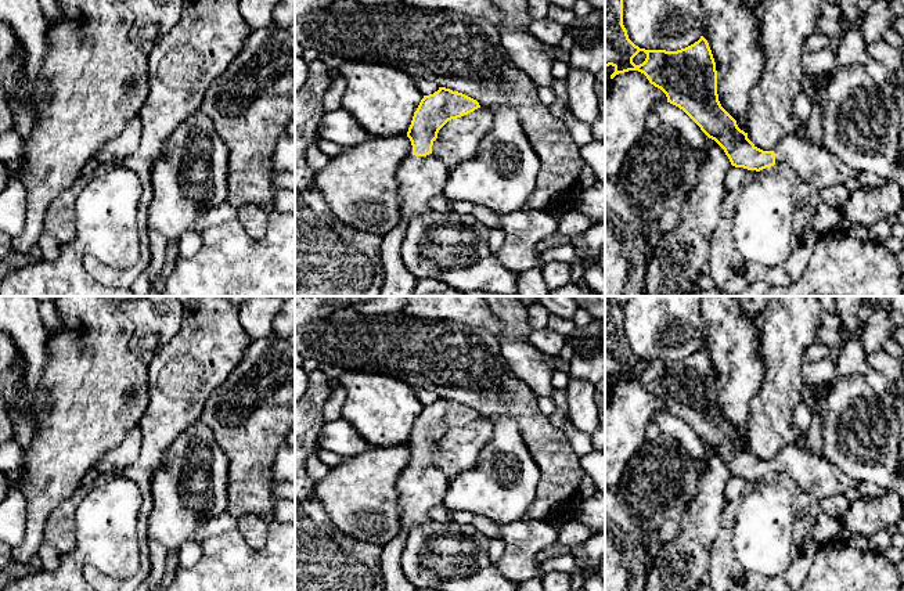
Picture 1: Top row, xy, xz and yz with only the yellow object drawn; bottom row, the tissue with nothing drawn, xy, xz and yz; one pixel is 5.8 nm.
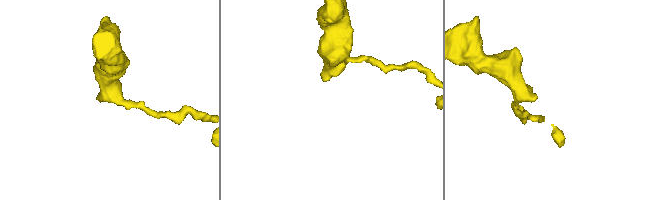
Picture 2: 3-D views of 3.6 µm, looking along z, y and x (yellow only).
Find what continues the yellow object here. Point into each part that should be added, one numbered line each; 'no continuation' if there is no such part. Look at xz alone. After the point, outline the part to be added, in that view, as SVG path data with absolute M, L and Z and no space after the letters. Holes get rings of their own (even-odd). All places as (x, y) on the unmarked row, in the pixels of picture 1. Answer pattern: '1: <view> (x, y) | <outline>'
1: xz (420, 489) | M435 464L411 465L399 476L396 491L400 502L400 531L383 547L381 555L385 591L417 591L400 566L406 538L411 529L429 520L428 512L432 508L443 505L449 484L444 472Z

